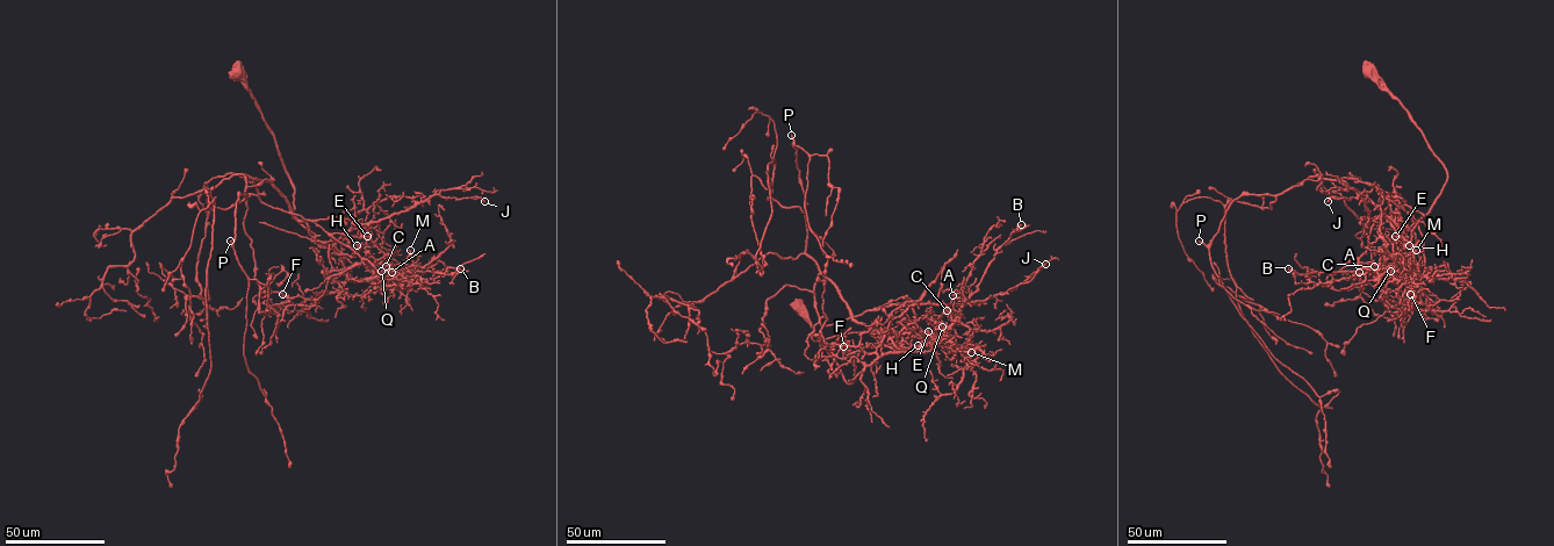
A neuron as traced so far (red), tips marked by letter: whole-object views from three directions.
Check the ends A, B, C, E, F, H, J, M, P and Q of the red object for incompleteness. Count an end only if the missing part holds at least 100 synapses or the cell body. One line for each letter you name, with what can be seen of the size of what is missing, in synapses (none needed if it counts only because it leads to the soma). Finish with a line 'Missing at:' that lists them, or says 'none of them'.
P: Roughly 130 synapses
Missing at: P

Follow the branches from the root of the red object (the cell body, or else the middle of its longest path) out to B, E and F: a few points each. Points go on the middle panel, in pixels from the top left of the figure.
B: (797, 304), (850, 382), (854, 358), (864, 347), (935, 343), (1021, 224)
E: (797, 304), (848, 382), (855, 379), (854, 358), (864, 347), (897, 345), (914, 337), (929, 340), (928, 331)
F: (797, 304), (848, 382), (864, 347), (907, 351), (880, 357), (856, 351), (843, 359), (836, 354), (843, 346)

